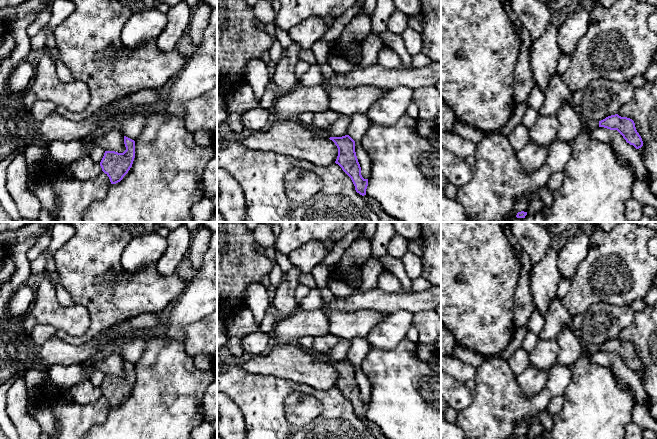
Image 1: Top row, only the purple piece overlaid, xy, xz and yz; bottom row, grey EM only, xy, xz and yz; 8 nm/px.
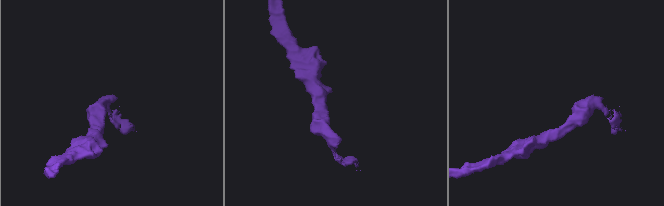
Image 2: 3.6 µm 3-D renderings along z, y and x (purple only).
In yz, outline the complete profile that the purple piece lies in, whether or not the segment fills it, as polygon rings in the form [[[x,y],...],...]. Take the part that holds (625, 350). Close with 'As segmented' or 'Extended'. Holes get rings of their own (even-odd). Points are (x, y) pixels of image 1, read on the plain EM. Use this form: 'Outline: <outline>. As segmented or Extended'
Outline: [[[618,338],[611,339],[599,345],[599,351],[617,354],[626,366],[636,373],[643,370],[642,362],[636,354],[634,345],[630,342],[621,341]]]. As segmented

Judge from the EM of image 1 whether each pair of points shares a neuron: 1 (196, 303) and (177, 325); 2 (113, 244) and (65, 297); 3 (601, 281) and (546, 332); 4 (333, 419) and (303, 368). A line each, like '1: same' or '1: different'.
1: same
2: different
3: different
4: different

